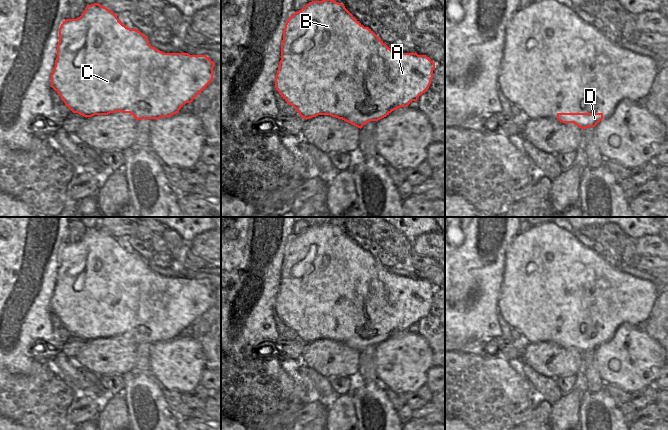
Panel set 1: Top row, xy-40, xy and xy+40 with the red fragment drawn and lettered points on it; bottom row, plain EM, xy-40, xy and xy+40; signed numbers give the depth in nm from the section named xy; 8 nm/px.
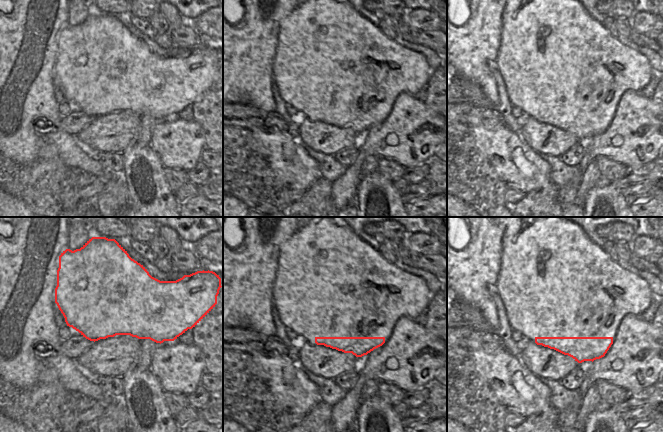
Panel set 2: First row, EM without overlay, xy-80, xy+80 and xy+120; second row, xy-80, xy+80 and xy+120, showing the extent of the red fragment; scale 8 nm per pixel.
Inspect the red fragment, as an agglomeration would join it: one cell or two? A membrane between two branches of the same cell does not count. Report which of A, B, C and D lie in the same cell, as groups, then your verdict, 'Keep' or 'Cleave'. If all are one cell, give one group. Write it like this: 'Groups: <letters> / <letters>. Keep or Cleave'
Groups: A B C D. Keep.

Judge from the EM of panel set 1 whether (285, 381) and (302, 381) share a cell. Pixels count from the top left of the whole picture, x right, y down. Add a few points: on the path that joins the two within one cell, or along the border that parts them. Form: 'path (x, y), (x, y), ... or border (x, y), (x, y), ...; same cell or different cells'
border (281, 361), (281, 367), (284, 372), (295, 384); different cells

